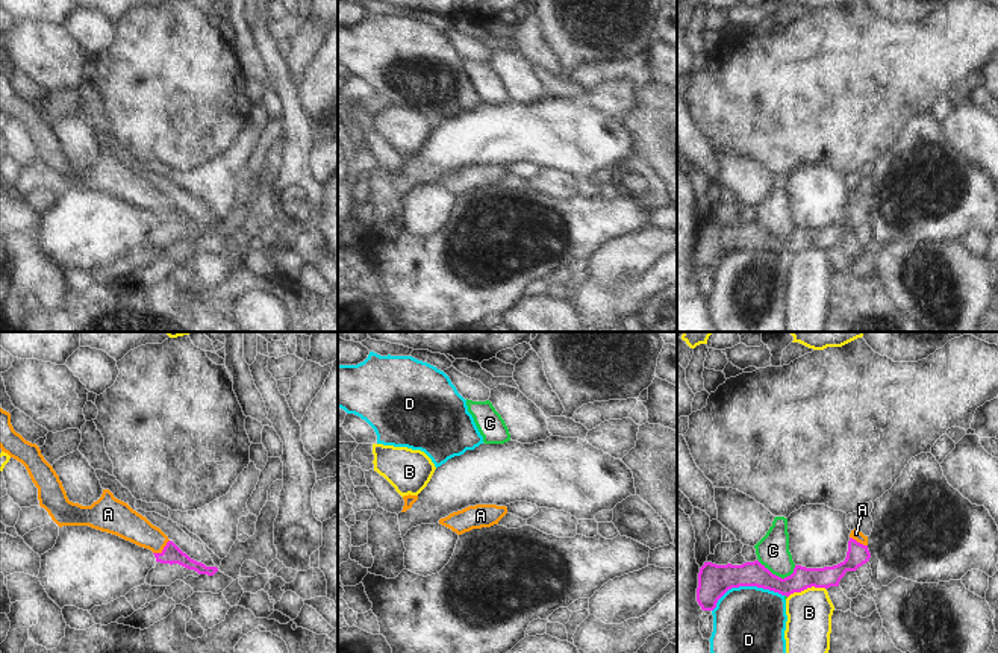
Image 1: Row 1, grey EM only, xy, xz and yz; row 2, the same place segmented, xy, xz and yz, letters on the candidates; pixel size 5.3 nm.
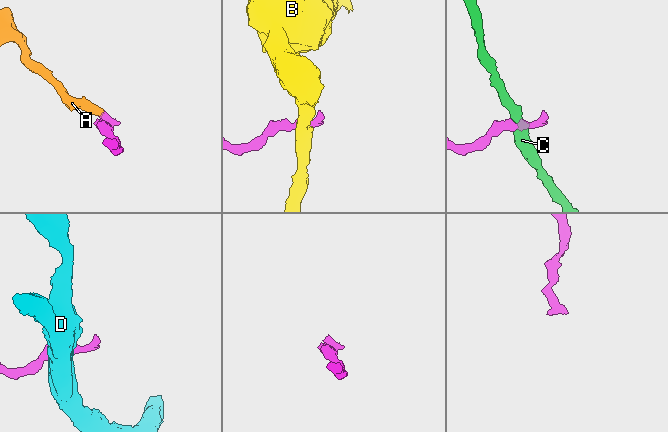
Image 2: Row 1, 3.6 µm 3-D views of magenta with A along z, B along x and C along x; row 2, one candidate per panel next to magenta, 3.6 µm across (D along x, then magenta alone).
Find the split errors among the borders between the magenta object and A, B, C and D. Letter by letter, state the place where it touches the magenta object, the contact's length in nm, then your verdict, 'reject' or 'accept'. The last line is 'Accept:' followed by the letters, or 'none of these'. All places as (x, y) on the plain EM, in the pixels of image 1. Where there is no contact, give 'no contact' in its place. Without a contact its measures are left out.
A: meets magenta in xy at (164, 209); contact 120 nm long; accept
B: meets magenta in yz at (806, 249); contact 220 nm long; reject
C: meets magenta in yz at (777, 237); contact 220 nm long; reject
D: meets magenta in yz at (745, 246); contact 400 nm long; reject
Accept: A

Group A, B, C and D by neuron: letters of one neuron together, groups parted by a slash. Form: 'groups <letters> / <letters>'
groups A / B / C / D

